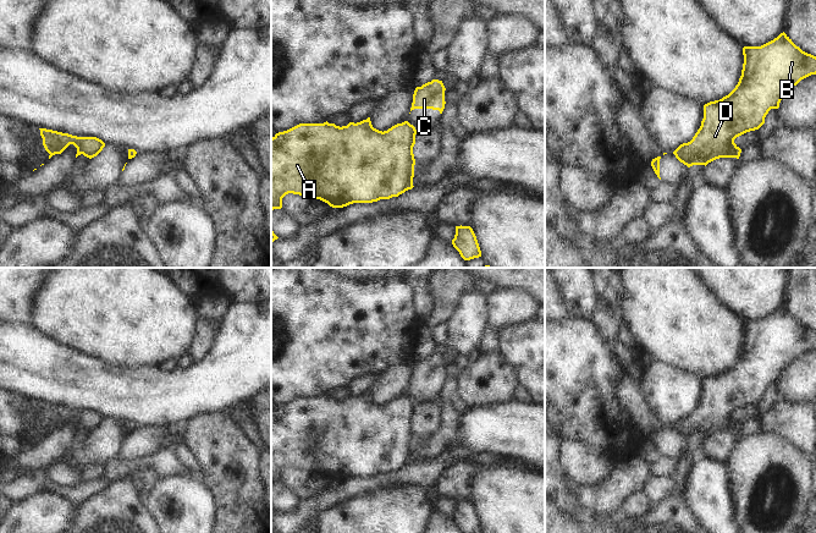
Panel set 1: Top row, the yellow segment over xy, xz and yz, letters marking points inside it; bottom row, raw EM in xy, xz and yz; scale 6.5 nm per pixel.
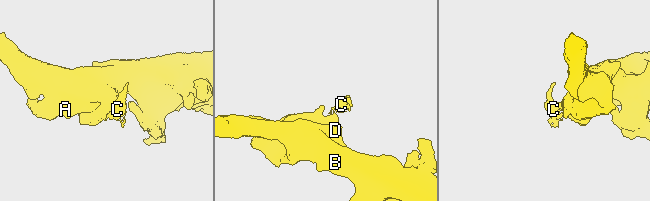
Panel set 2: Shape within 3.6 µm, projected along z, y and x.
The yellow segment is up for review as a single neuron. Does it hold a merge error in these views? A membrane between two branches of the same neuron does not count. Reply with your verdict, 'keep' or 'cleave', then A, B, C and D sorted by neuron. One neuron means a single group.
cleave; A B D / C

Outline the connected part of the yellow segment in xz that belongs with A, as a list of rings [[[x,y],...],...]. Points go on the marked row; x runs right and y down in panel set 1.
[[[370,117],[347,126],[335,123],[299,123],[271,138],[271,210],[282,208],[282,198],[288,194],[308,196],[320,199],[332,208],[343,208],[353,203],[373,203],[398,197],[412,189],[415,159],[413,147],[417,130],[408,121],[397,123],[387,131],[373,127]]]

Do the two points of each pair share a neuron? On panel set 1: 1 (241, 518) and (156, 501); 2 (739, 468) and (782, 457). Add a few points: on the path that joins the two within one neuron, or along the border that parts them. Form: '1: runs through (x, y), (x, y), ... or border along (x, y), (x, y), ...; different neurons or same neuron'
1: border along (209, 487), (219, 505), (218, 520); different neurons
2: runs through (750, 468), (762, 468), (771, 461); same neuron

